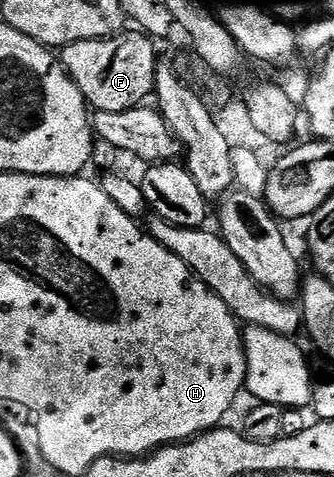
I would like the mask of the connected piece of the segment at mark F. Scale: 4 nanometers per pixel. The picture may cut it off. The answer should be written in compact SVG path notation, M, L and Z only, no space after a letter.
M120 32L111 38L77 40L62 47L61 61L92 111L125 112L146 103L155 89L156 43L142 32Z

